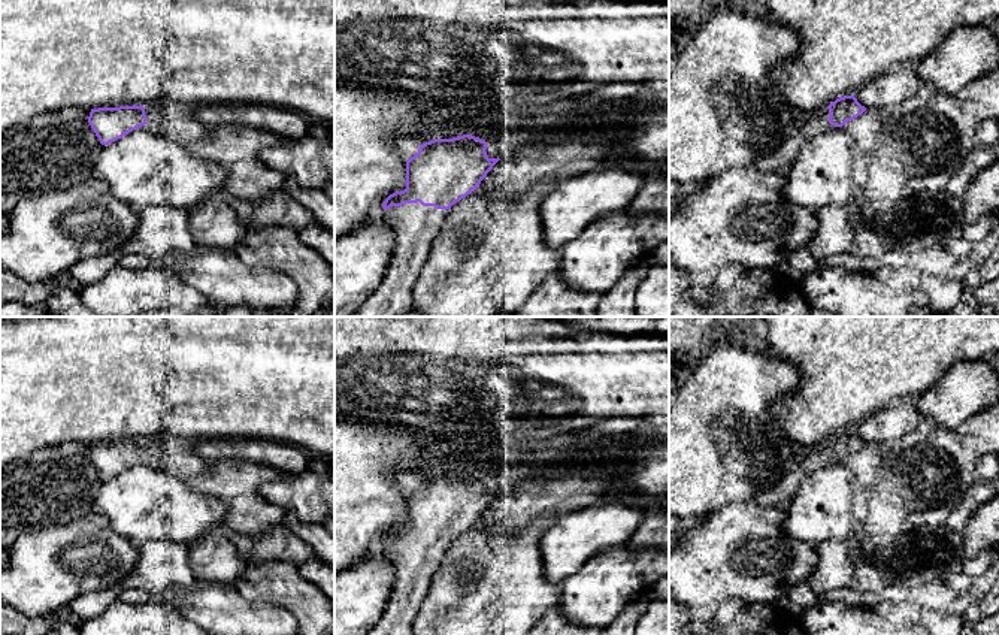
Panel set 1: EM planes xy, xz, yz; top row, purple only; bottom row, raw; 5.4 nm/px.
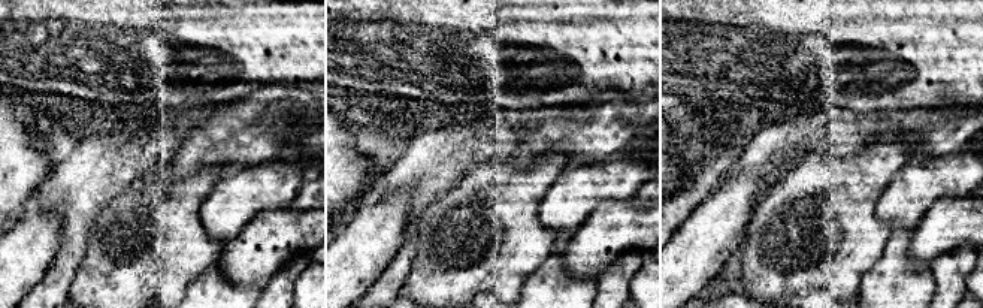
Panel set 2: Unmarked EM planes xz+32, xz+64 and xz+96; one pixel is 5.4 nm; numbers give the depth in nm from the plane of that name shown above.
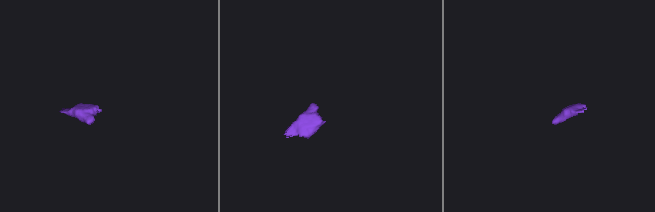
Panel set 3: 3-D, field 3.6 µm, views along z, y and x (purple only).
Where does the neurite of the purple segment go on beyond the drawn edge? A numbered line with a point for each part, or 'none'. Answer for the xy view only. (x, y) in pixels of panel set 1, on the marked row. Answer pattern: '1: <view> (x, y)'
1: xy (156, 121)

